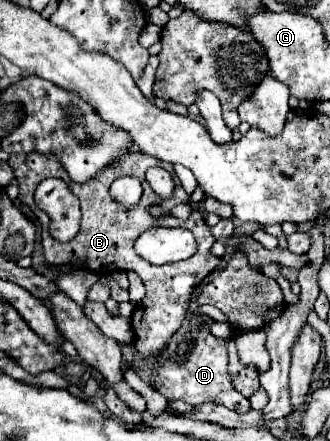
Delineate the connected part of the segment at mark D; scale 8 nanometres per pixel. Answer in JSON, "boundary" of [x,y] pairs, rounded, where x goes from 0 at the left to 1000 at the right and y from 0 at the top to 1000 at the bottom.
{"boundary":[[[606,748],[594,771],[582,776],[582,789],[564,798],[564,816],[539,816],[533,807],[485,812],[473,816],[461,834],[461,862],[467,884],[479,884],[509,912],[564,912],[576,921],[606,921],[618,912],[673,916],[721,939],[739,939],[758,930],[752,902],[739,902],[703,871],[703,853],[691,844],[691,794],[679,766],[655,766],[636,757],[636,748]]]}

